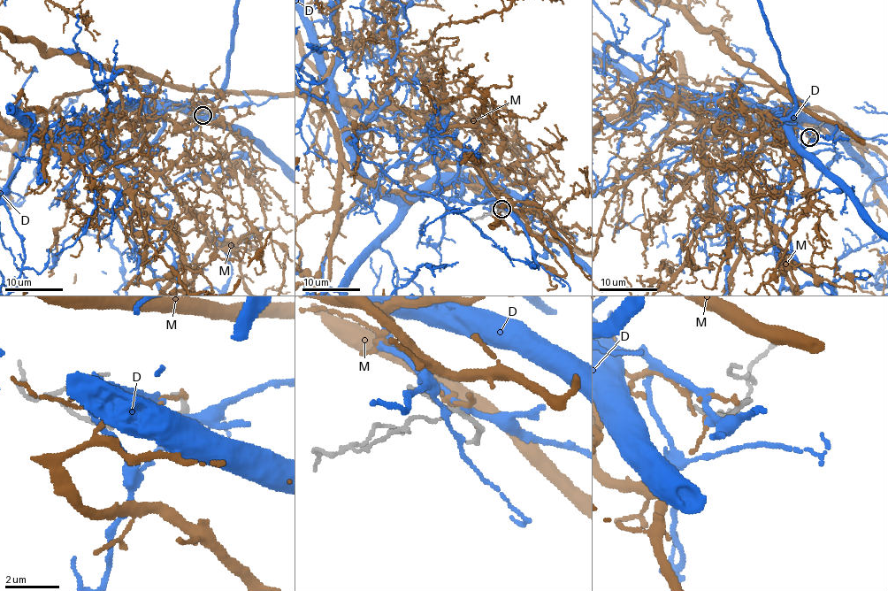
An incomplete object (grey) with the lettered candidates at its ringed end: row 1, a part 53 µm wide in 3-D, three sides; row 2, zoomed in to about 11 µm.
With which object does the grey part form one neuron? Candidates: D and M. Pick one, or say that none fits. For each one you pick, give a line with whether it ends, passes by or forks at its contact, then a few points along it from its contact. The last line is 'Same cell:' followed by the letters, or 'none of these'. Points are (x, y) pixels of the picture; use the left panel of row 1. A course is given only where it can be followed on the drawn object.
D: it forks
Same cell: D

